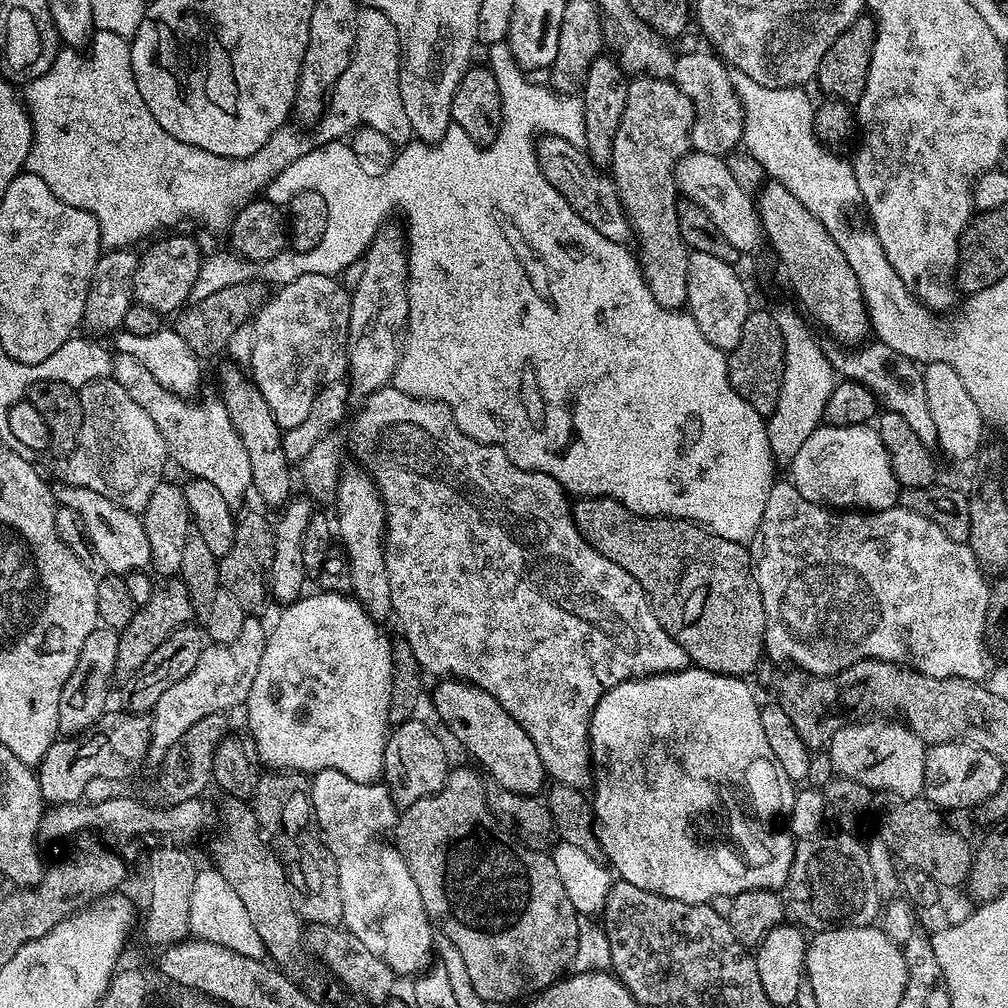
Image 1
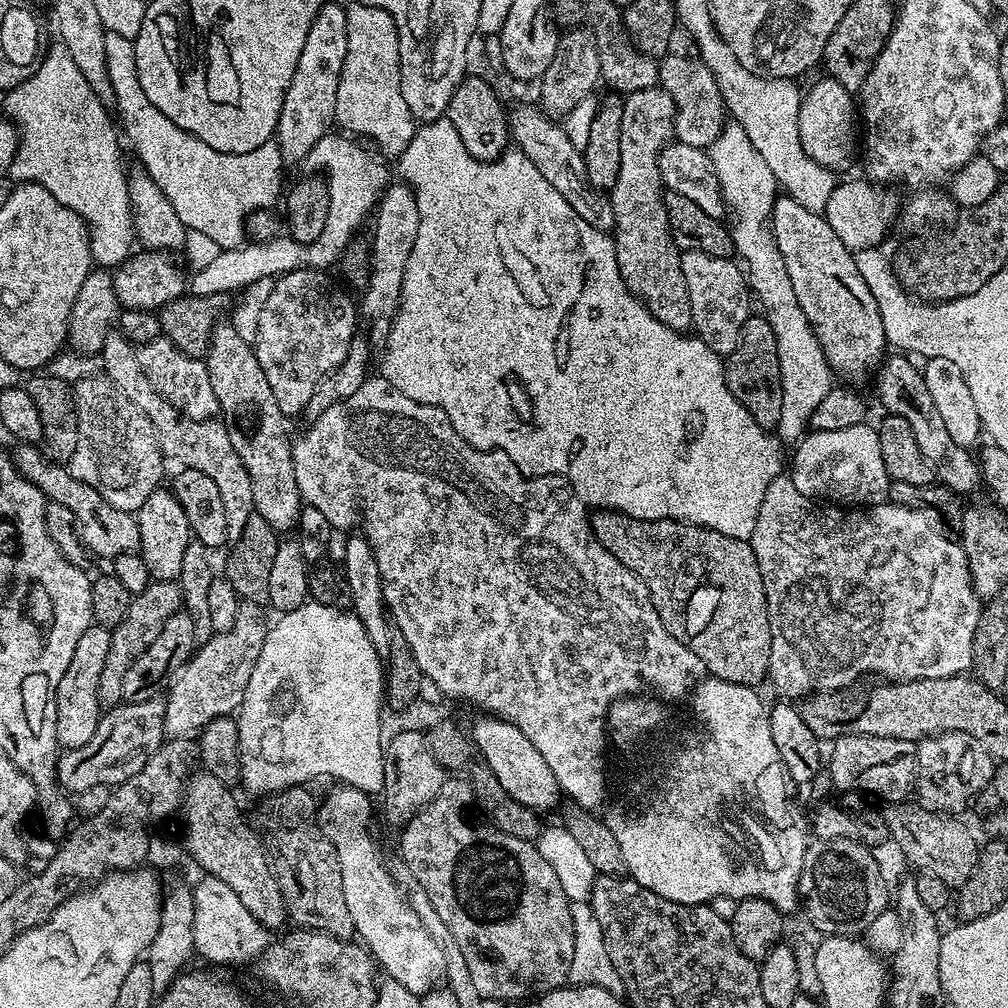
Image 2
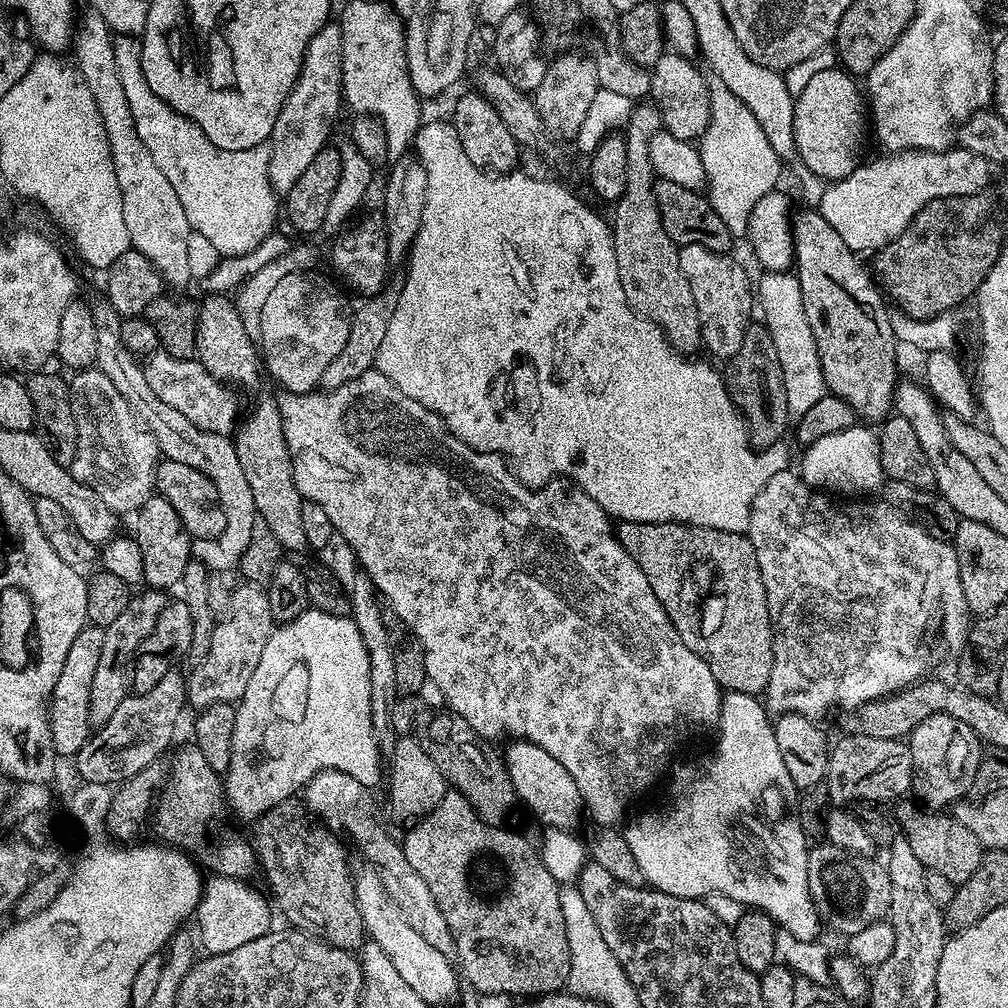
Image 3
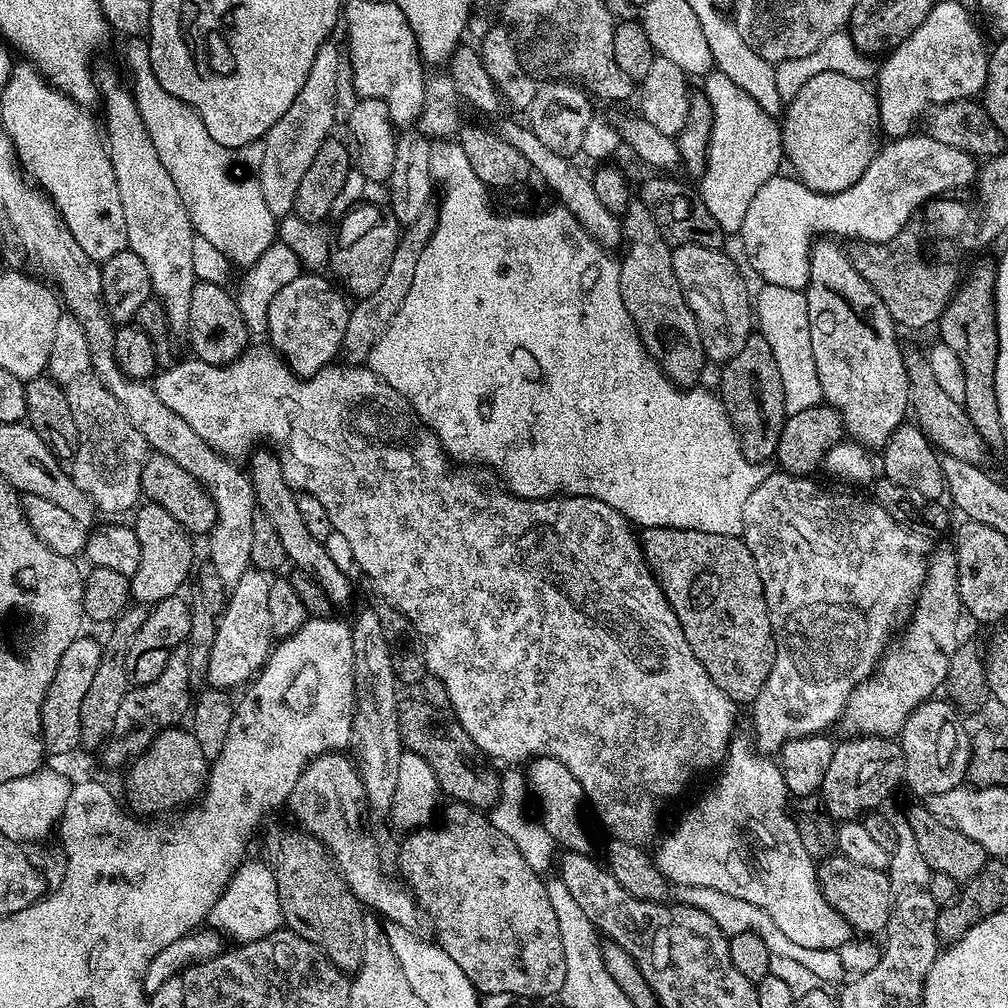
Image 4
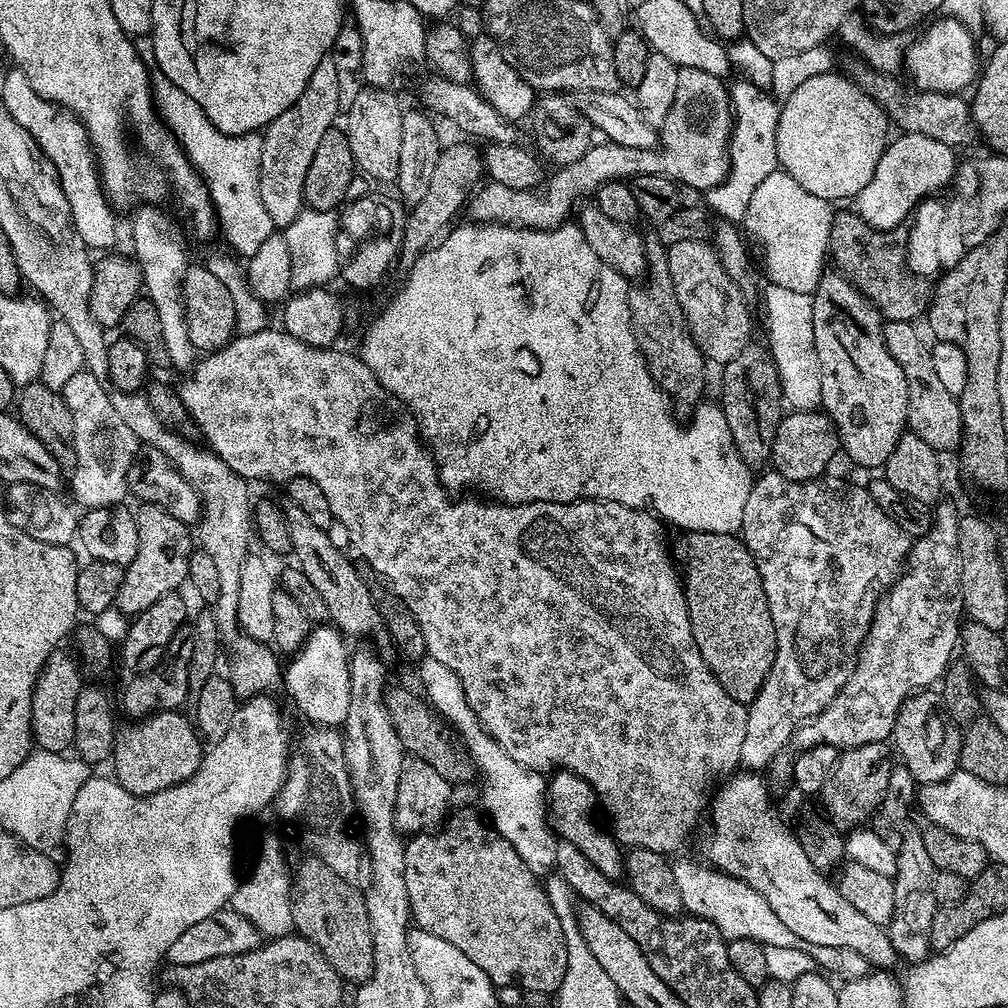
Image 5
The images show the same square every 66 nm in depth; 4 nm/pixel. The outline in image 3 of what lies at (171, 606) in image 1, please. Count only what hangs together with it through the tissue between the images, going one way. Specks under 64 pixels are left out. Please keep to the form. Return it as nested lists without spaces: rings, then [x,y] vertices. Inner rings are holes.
[[[145,587],[129,599],[126,610],[110,622],[110,626],[104,629],[102,638],[102,654],[98,654],[98,667],[94,669],[94,682],[90,682],[90,722],[93,726],[99,726],[110,722],[114,710],[118,710],[118,702],[122,702],[129,695],[128,687],[129,664],[136,654],[136,647],[143,642],[150,630],[154,630],[154,622],[158,620],[158,614],[166,607],[169,597],[161,589]]]

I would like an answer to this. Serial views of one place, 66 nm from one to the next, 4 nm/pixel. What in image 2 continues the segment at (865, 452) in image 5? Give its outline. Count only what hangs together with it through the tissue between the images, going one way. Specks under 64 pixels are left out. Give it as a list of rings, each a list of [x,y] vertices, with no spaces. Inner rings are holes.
[[[787,194],[777,195],[772,207],[770,227],[782,254],[782,262],[786,262],[786,274],[790,274],[790,283],[794,285],[798,306],[802,306],[802,314],[806,314],[833,373],[840,375],[841,372],[844,376],[875,373],[885,359],[884,348],[887,349],[889,343],[886,330],[882,330],[882,314],[878,314],[878,302],[874,302],[874,294],[870,294],[862,274],[858,274],[853,249],[847,248],[842,238],[834,234],[834,226],[830,226],[827,215],[806,210],[806,206],[794,202],[794,198]]]

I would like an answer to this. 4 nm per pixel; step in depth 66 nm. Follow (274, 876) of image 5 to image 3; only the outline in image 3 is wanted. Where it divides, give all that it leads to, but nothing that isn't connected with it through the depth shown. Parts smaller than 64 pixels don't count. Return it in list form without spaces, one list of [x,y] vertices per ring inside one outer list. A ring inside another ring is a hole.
[[[213,875],[212,881],[203,885],[200,904],[196,907],[194,921],[200,927],[198,940],[204,943],[204,952],[208,954],[226,954],[226,950],[235,950],[245,942],[254,942],[270,930],[268,924],[272,916],[268,913],[268,904],[256,888],[251,888],[248,880],[235,880],[229,876]]]

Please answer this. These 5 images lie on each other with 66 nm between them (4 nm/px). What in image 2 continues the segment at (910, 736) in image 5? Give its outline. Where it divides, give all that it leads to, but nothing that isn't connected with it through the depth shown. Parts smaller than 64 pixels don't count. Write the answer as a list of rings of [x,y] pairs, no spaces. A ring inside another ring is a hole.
[[[939,732],[916,744],[916,786],[919,803],[933,812],[956,814],[959,808],[971,805],[992,780],[992,755],[965,732]]]

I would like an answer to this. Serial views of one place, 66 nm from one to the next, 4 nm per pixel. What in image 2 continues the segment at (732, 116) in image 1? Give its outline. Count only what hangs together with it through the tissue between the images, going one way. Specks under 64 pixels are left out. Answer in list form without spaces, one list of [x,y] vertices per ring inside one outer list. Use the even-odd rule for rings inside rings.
[[[669,54],[659,61],[659,87],[674,98],[676,107],[675,139],[687,146],[696,146],[705,150],[711,149],[712,143],[724,129],[726,123],[726,109],[722,90],[718,90],[718,82],[714,74],[695,55],[675,56]],[[725,116],[725,117],[724,117]]]

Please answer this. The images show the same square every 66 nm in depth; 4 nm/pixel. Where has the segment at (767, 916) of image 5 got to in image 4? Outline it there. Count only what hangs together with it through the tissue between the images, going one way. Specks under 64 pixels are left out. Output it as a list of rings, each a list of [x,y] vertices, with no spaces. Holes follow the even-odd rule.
[[[677,885],[674,890],[675,899],[681,903],[694,906],[695,909],[702,910],[704,914],[710,915],[710,918],[717,923],[718,928],[728,937],[734,934],[756,932],[764,942],[772,955],[784,956],[793,959],[801,965],[811,970],[815,976],[824,983],[830,982],[842,977],[845,977],[845,971],[840,962],[837,949],[827,948],[826,950],[810,950],[809,947],[796,945],[778,926],[774,925],[772,920],[769,920],[760,908],[741,900],[734,898],[733,895],[723,894],[718,890],[710,890],[709,887],[682,887]]]

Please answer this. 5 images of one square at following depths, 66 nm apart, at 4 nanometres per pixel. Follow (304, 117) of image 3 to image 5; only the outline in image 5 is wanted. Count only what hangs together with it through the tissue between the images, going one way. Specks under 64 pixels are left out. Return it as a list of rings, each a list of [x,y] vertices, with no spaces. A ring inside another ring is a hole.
[[[326,55],[322,62],[318,62],[314,74],[310,74],[310,82],[306,82],[306,90],[302,90],[298,102],[294,102],[290,110],[278,114],[278,118],[274,118],[274,122],[262,132],[260,197],[273,225],[289,224],[305,207],[306,170],[310,170],[310,162],[318,150],[318,142],[322,142],[322,134],[337,123],[338,110],[337,75],[330,56]]]

